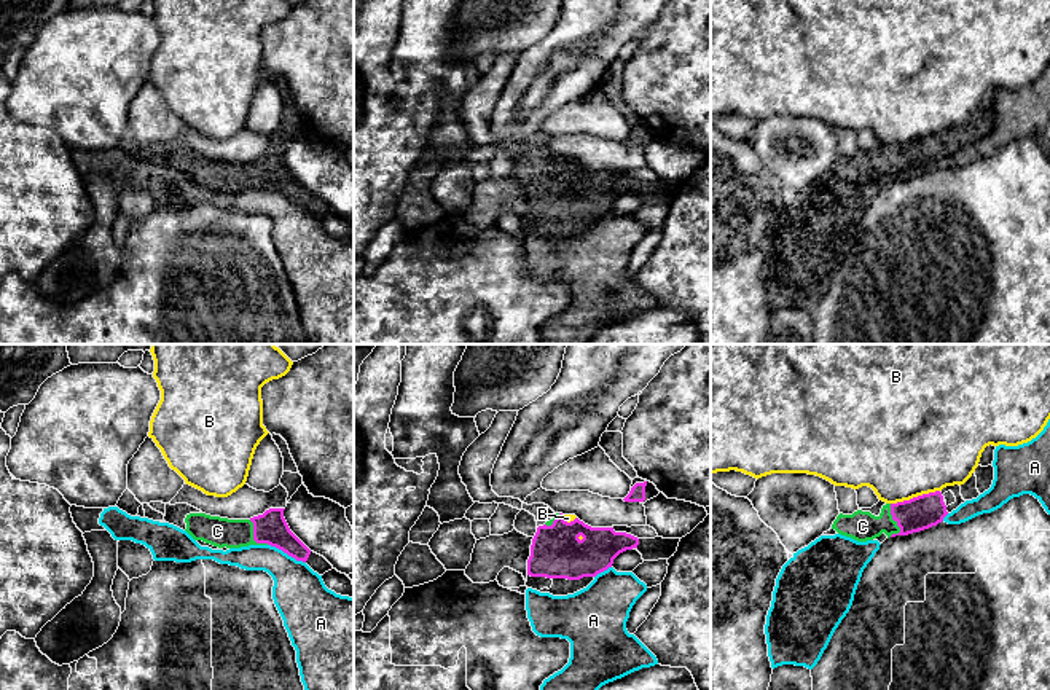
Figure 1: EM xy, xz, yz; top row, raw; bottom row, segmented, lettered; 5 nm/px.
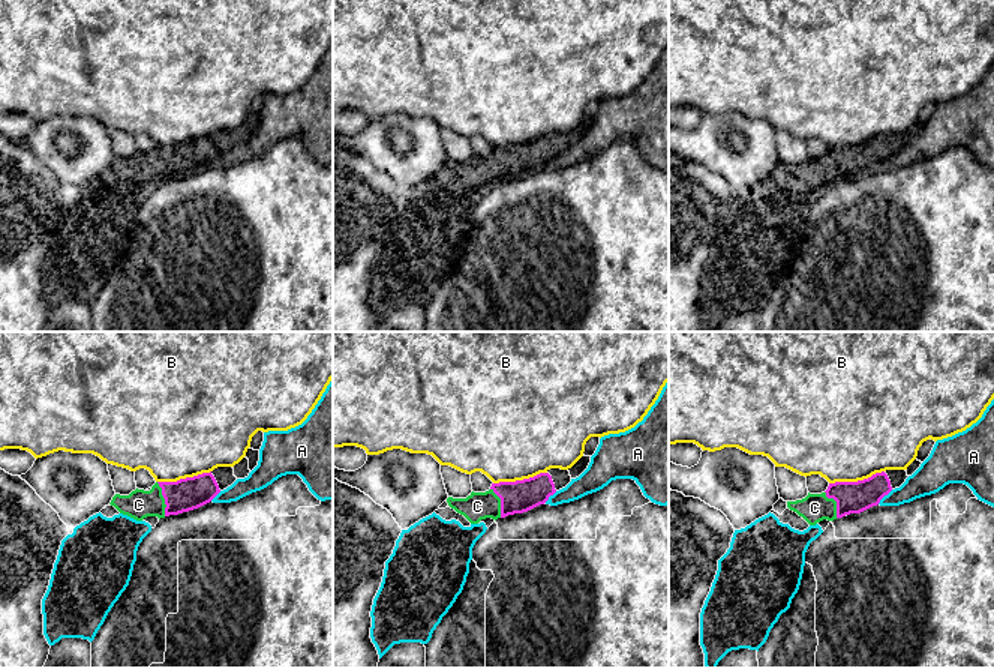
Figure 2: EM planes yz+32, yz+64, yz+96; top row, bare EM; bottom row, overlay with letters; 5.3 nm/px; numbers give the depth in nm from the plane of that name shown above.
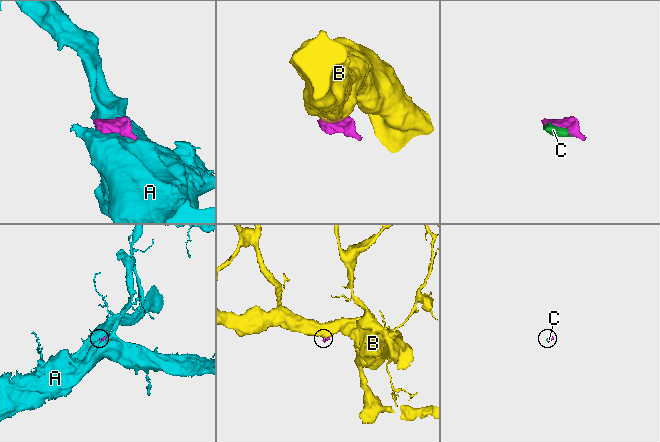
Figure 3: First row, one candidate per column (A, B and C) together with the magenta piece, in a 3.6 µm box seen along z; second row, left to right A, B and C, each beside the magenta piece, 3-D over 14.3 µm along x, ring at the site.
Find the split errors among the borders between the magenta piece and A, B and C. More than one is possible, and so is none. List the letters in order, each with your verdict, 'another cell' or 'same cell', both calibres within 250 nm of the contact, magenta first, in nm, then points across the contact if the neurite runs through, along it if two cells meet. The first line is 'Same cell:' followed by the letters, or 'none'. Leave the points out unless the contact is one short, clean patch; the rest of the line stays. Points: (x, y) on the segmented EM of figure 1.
Same cell: C
A: another cell; calibres 160 and 280 nm
B: another cell; calibres 170 and 500 nm; border yz (939, 490), (891, 504)
C: same cell; calibres 170 and 150 nm

